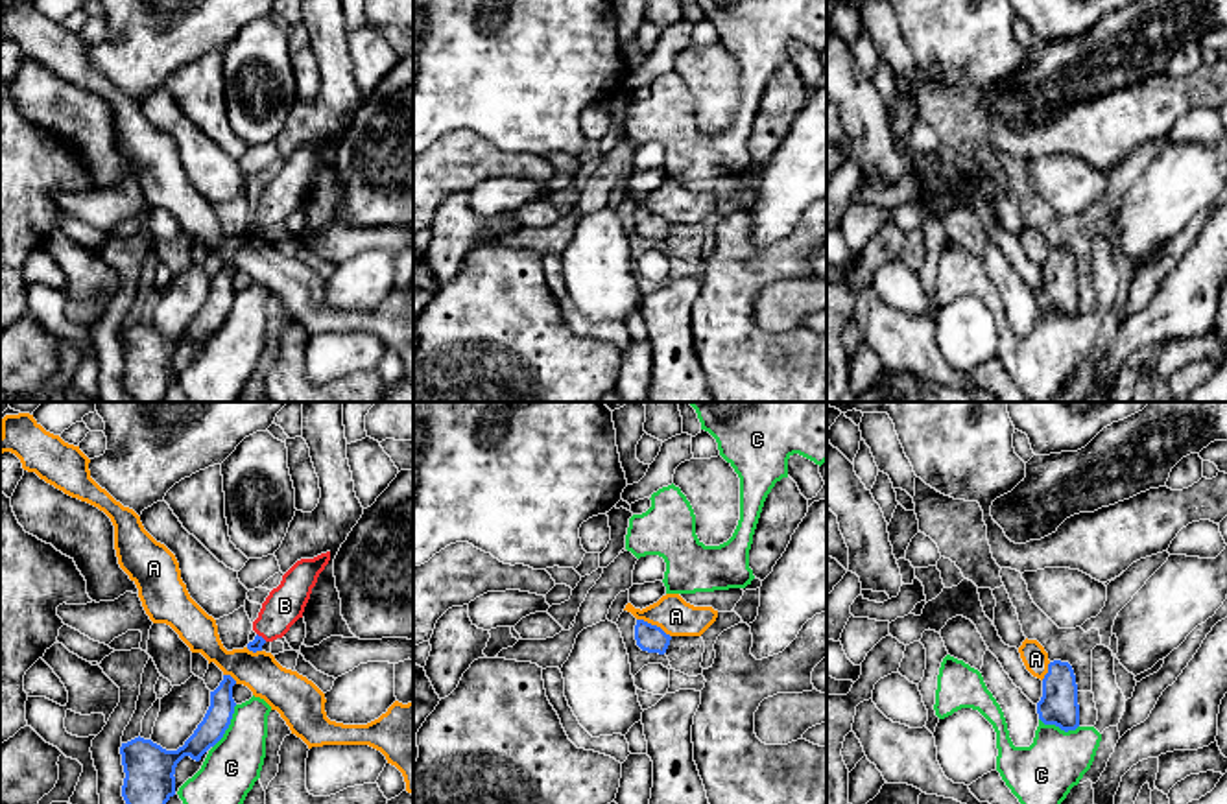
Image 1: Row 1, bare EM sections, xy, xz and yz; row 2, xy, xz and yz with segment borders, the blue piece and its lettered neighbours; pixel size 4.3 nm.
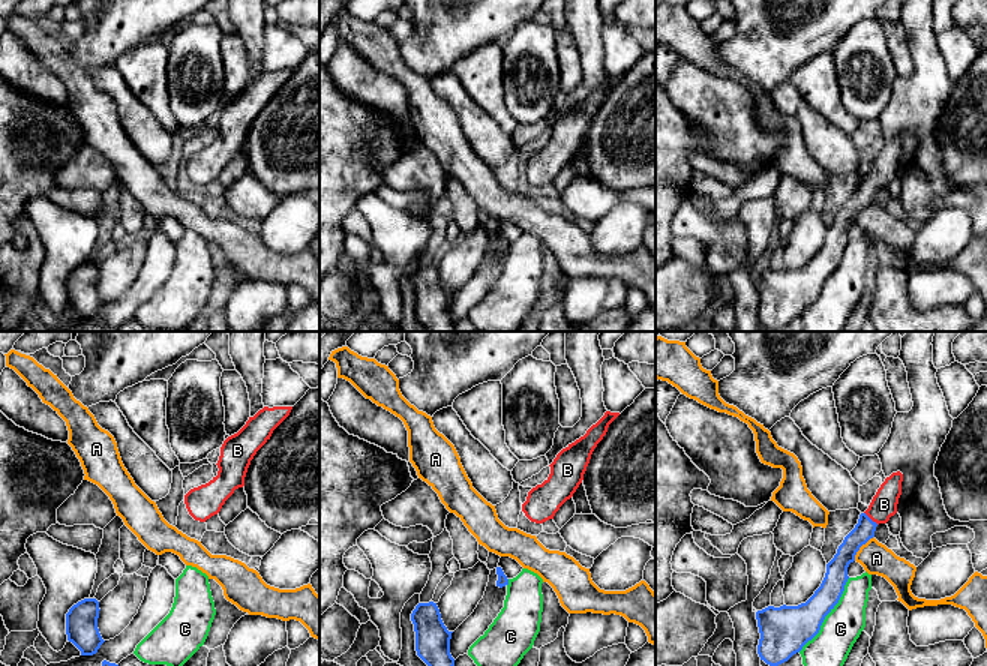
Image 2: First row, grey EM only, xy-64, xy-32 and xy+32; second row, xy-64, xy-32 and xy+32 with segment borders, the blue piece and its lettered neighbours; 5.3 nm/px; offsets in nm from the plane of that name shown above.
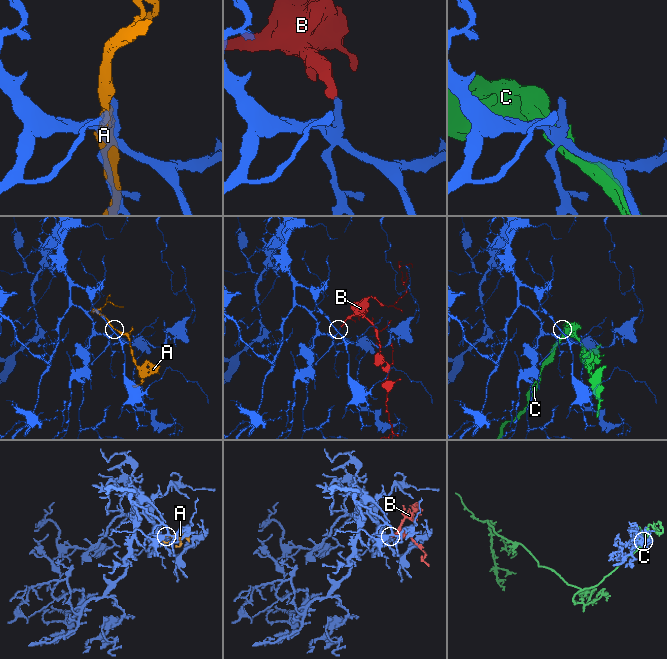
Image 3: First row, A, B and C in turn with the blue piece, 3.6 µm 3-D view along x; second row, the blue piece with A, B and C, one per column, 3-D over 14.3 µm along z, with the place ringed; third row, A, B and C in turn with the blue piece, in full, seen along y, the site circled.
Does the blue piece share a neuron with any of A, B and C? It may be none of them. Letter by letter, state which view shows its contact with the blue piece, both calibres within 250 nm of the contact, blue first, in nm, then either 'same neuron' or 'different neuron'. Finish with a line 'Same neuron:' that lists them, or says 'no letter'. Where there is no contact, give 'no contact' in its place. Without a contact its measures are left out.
A: contact in xz; calibres 120 and 160 nm; different neuron
B: contact in xy; calibres 50 and 170 nm; same neuron
C: contact in xy; calibres 120 and 240 nm; different neuron
Same neuron: B

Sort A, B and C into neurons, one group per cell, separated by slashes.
A / B / C

